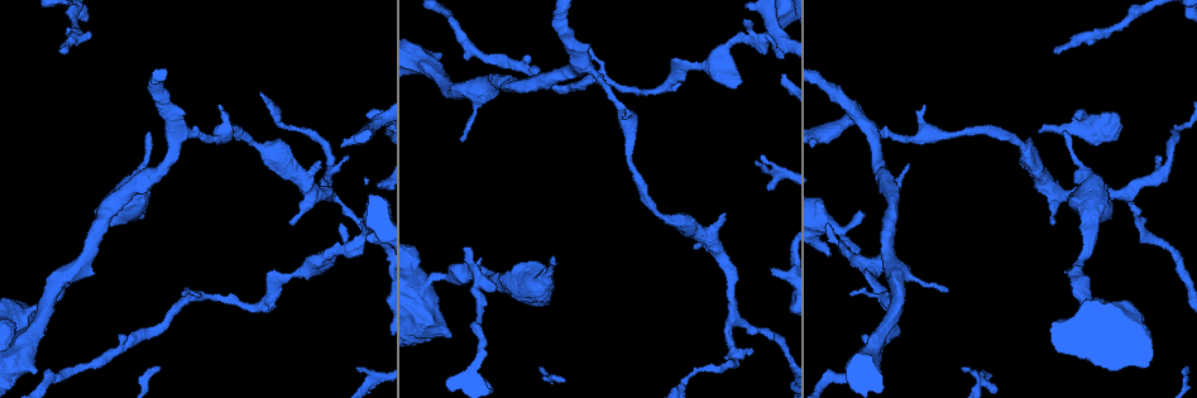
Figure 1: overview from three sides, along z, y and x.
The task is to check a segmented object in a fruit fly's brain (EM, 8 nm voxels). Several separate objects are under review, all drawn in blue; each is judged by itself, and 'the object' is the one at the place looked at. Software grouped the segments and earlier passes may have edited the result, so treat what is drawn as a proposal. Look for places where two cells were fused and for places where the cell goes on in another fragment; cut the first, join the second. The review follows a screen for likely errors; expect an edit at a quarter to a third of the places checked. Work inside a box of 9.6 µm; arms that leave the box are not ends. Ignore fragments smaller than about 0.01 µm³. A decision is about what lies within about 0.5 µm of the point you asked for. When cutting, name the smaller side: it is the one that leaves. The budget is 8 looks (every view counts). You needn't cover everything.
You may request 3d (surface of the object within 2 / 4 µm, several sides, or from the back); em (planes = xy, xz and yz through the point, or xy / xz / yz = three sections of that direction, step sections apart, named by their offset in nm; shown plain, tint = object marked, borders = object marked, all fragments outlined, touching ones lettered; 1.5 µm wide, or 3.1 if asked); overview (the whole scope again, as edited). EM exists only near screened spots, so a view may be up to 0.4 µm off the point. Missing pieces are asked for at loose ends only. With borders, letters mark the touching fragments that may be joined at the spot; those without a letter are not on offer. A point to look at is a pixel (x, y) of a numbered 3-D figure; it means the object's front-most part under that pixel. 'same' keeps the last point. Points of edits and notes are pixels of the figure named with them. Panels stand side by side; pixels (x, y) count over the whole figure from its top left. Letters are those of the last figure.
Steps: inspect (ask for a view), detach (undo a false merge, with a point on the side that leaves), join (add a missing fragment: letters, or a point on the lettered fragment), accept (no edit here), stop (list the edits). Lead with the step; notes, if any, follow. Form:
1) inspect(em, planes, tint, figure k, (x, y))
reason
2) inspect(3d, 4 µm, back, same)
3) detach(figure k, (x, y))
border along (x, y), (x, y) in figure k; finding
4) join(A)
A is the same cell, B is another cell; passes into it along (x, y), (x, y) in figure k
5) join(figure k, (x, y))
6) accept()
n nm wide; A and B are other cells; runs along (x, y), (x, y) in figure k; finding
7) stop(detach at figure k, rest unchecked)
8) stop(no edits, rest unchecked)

inspect(3d, 4 µm, figure 1, (448, 336))

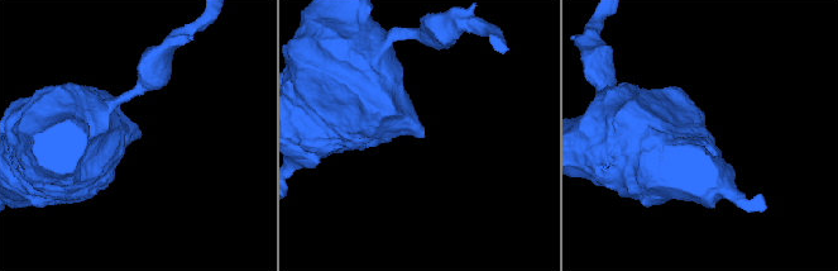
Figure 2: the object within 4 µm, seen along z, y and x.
inspect(em, planes, borders, figure 2, (425, 136))

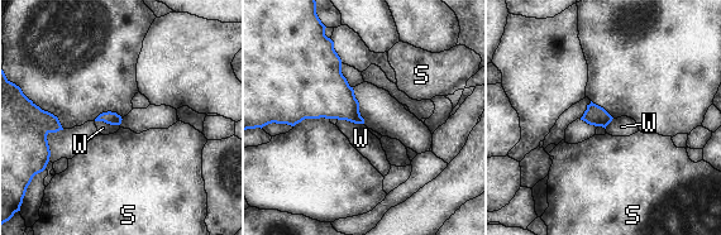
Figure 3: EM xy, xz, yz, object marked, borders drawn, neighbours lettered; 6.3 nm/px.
accept()
S and W are other cells; no lettered fragment goes on from it

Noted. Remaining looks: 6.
inspect(em, planes, borders, figure 1, (150, 134))
an open end

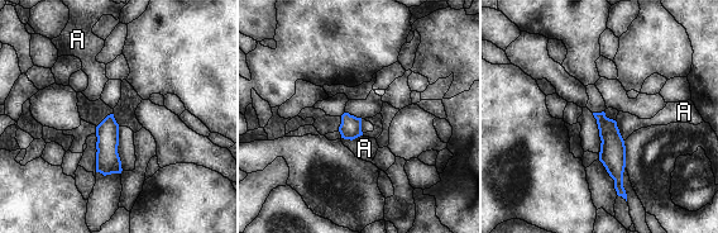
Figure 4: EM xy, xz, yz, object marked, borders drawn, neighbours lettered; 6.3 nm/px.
accept()
A is another cell; none of them fits

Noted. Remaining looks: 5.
inspect(3d, 4 µm, figure 1, (850, 295))
thin end

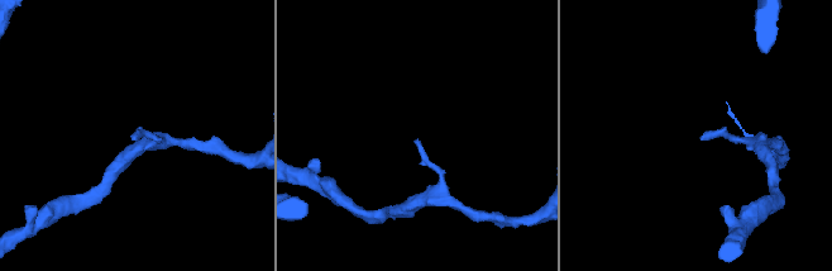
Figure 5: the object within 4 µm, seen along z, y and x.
inspect(em, xy, step 8, borders, figure 5, (132, 136))
now the EM

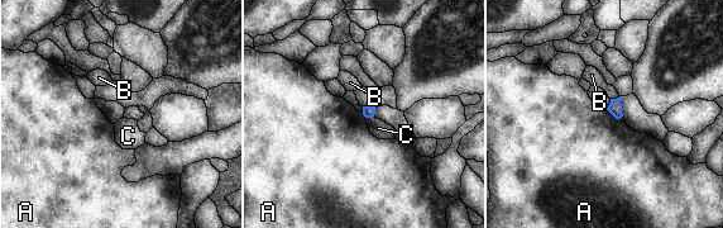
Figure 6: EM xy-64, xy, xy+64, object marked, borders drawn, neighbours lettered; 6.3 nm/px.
accept()
A, B and C are other cells; border along (606, 109), (619, 119) in figure 6; none of them fits

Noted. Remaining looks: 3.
stop(no edits, rest unchecked)

